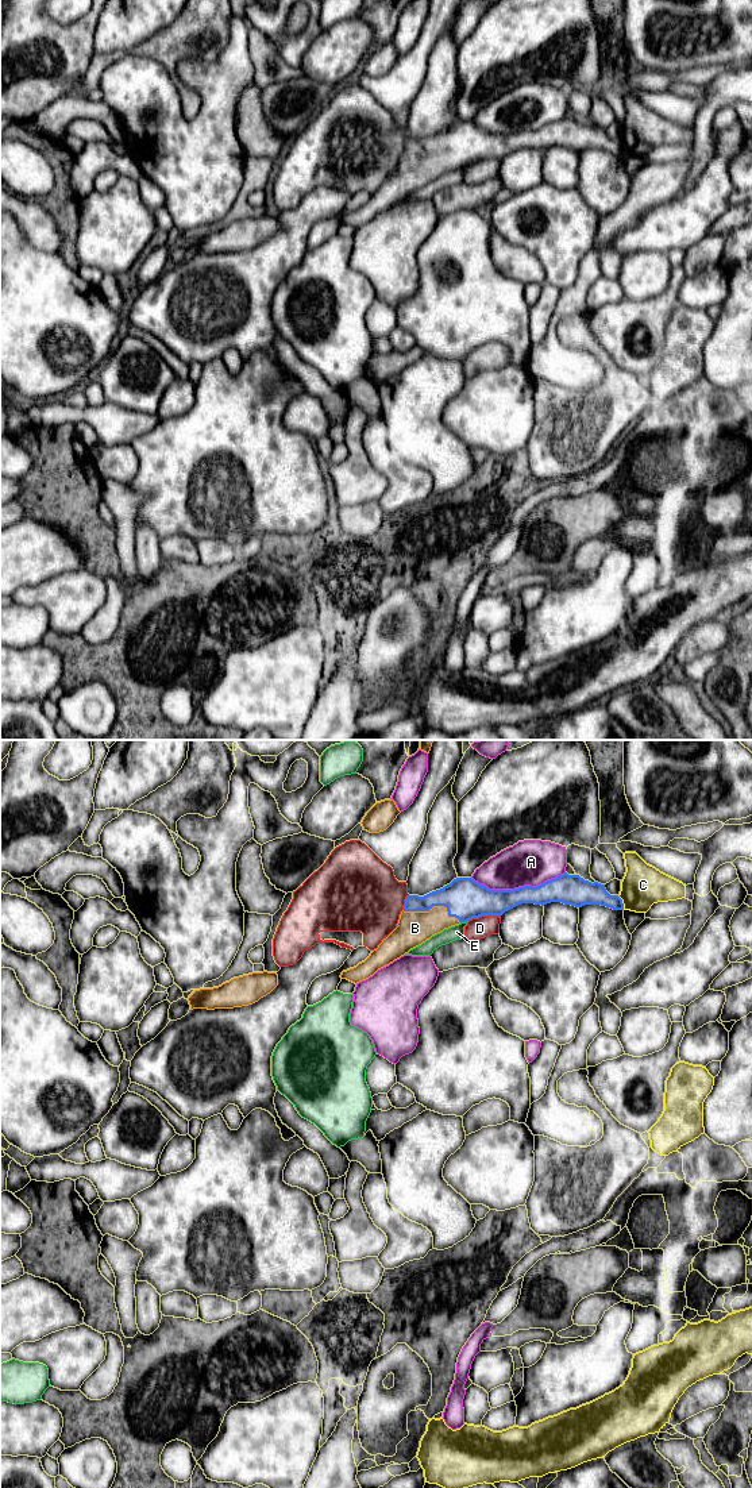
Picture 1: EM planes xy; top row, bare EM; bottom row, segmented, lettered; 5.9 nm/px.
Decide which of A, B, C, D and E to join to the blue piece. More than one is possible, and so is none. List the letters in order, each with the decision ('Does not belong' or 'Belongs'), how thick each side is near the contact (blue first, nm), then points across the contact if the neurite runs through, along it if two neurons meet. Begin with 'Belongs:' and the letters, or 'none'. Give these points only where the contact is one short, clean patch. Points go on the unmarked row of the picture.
Belongs: B
A: Does not belong. Thickness 180 nm (blue) against 280 nm
B: Belongs. Thickness 240 nm (blue) against 200 nm. Path across: xy (465, 142), (452, 149), (434, 149), (415, 172)
C: Does not belong. Thickness 150 nm (blue) against 240 nm
D: Does not belong. Thickness 240 nm (blue) against 130 nm
E: Does not belong. Thickness 240 nm (blue) against 90 nm

